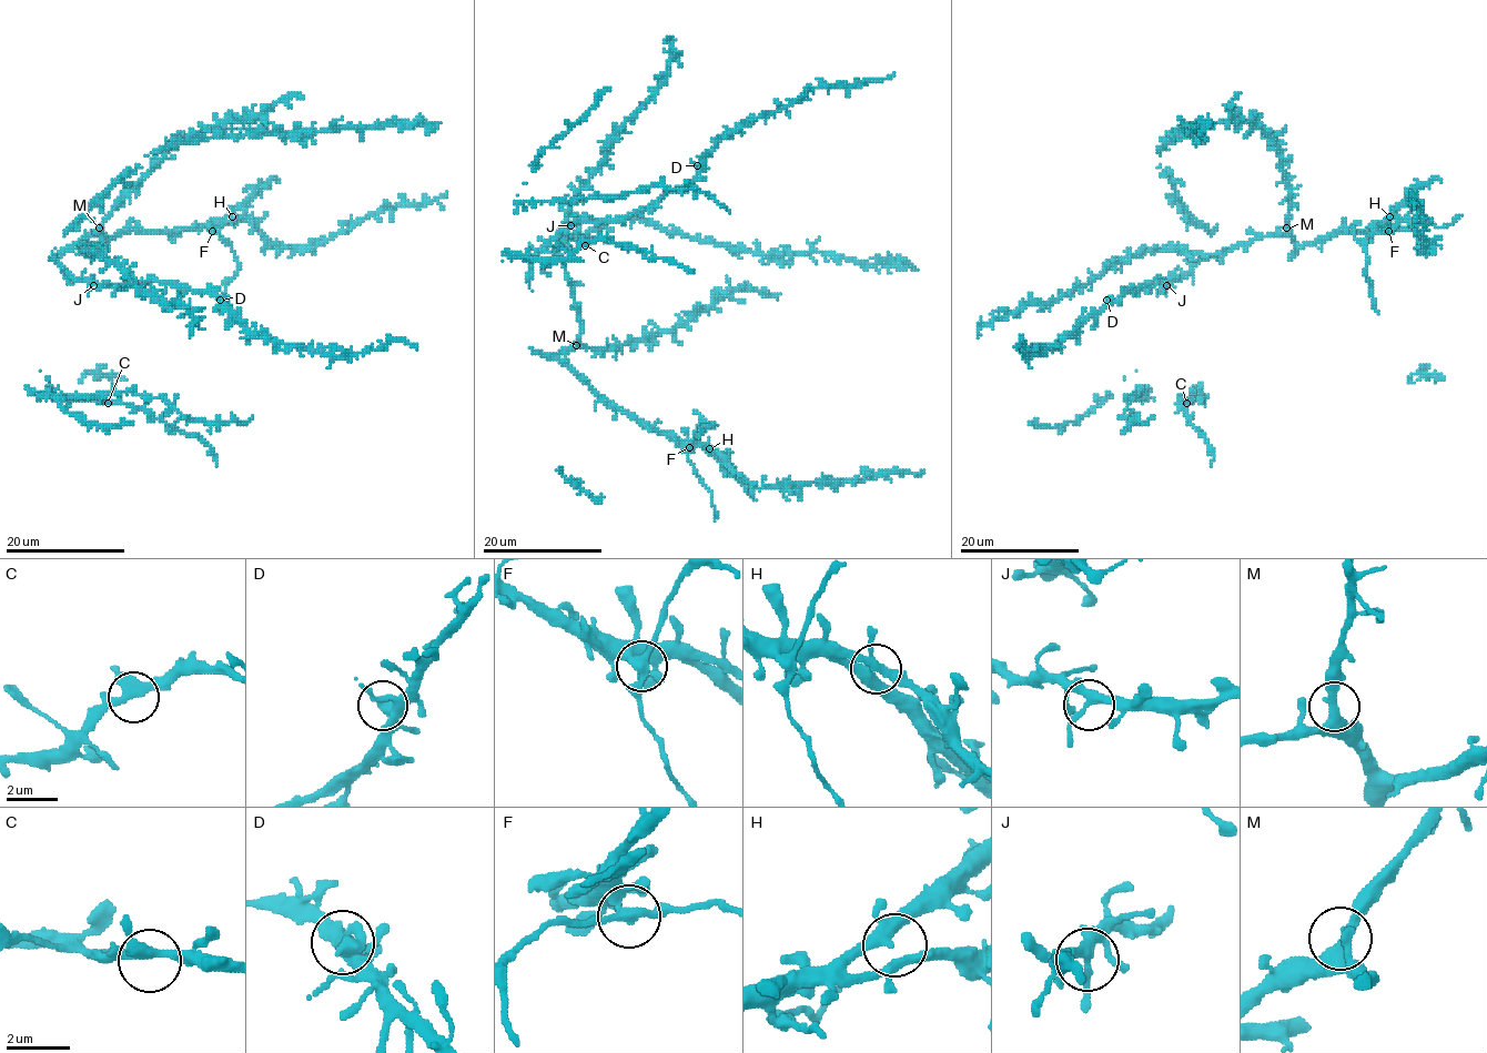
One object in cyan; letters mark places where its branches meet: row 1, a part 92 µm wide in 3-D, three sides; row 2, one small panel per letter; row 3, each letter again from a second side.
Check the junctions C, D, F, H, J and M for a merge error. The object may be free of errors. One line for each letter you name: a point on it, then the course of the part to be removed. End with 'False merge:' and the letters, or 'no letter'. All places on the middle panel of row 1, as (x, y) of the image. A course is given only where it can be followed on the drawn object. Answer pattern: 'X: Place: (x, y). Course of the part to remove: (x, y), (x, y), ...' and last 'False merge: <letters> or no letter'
False merge: no letter

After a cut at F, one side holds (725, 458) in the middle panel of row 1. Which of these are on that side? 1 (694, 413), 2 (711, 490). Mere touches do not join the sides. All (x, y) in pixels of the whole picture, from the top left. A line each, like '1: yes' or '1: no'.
1: no
2: no

